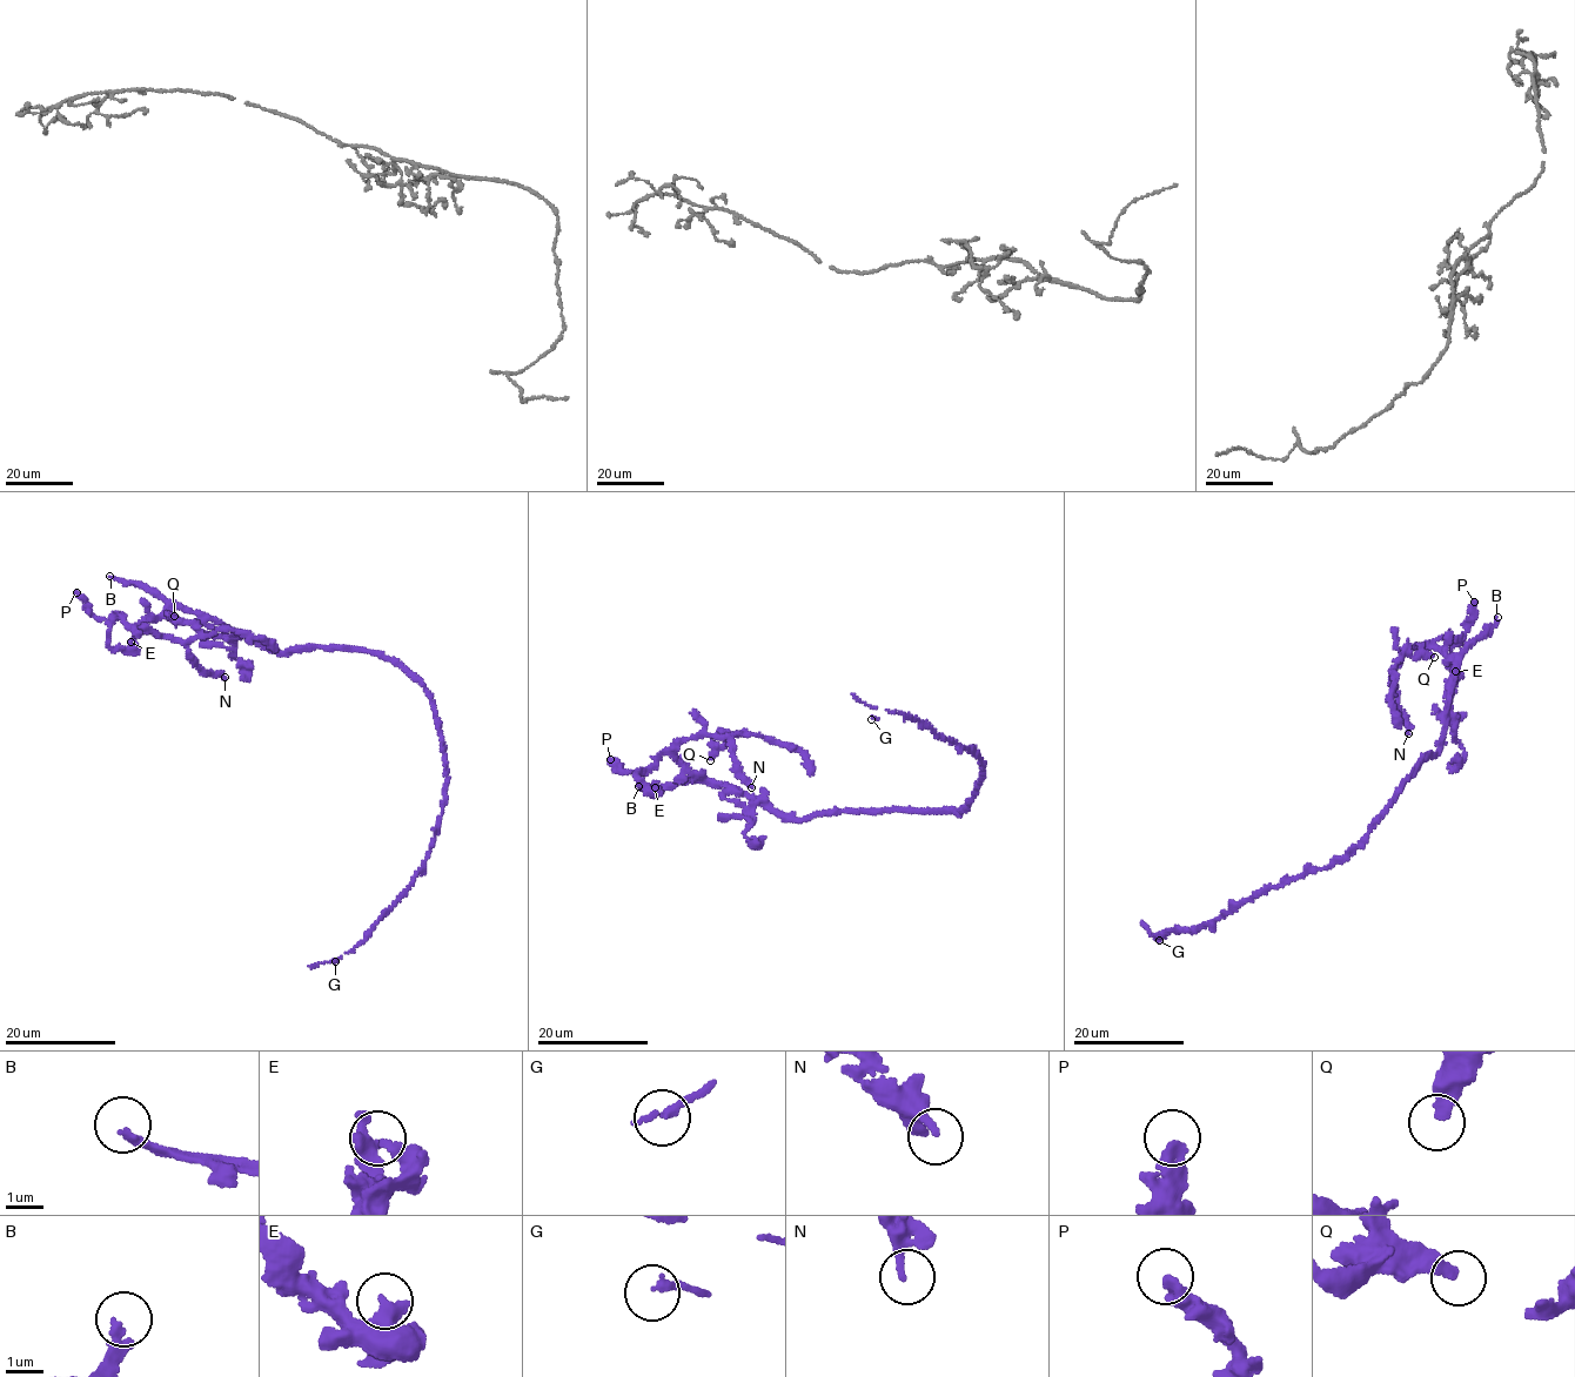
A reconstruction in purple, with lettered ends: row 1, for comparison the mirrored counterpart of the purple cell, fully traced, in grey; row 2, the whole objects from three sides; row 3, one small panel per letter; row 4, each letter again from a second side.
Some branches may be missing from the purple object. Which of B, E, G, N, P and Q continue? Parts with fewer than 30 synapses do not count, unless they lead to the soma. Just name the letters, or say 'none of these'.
B

